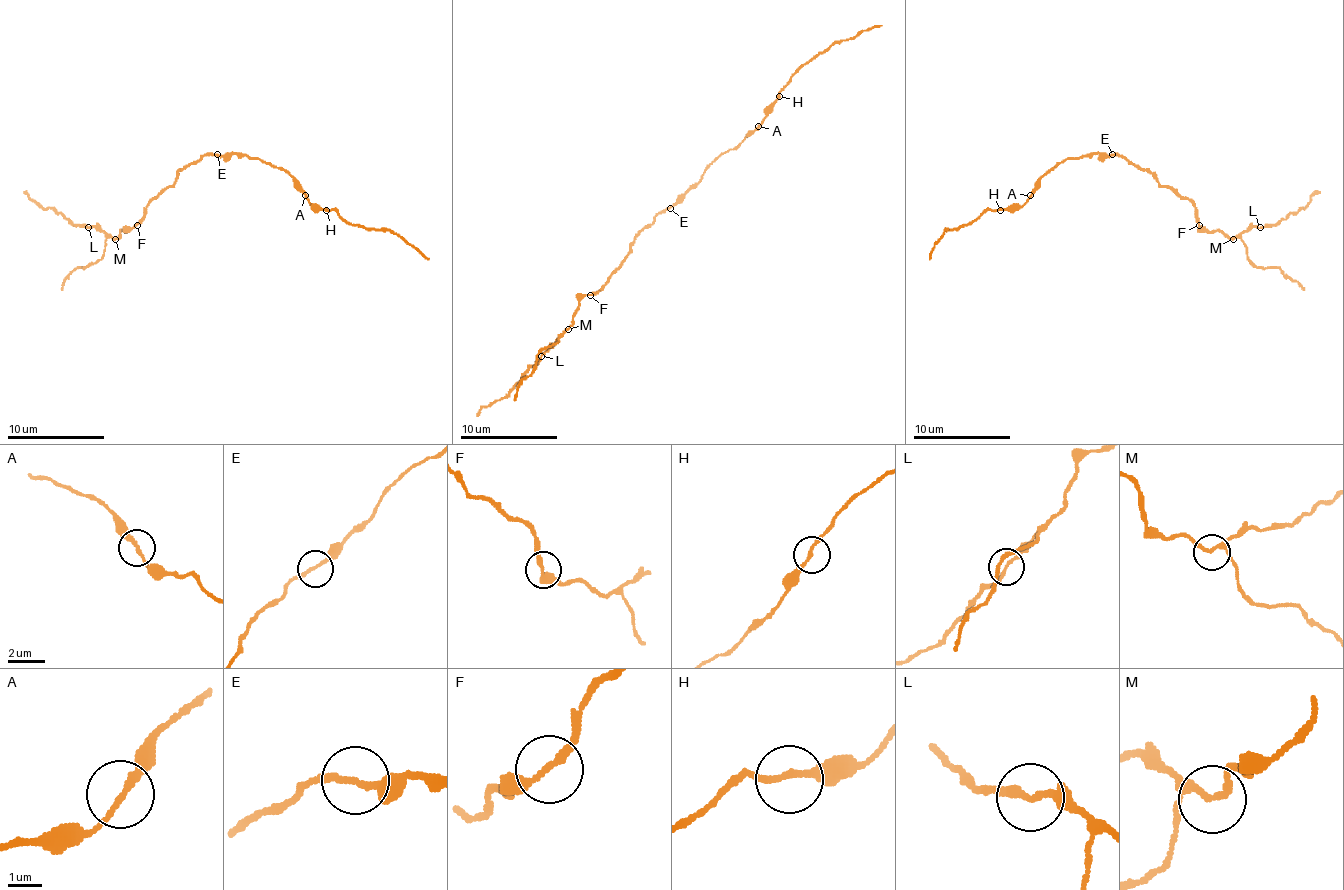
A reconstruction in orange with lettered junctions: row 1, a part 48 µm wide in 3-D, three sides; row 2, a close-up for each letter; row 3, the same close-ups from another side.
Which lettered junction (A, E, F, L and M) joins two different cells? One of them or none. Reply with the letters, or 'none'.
none

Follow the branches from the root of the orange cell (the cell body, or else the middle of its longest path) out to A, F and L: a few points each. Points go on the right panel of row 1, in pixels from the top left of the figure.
A: (1114, 154), (1068, 157), (1046, 174), (1029, 196)
F: (1114, 154), (1146, 169), (1163, 186), (1170, 186), (1182, 198), (1187, 198), (1194, 208), (1194, 217), (1199, 225)
L: (1114, 154), (1146, 169), (1163, 186), (1170, 186), (1187, 198), (1199, 227), (1218, 230), (1228, 237), (1260, 227)

